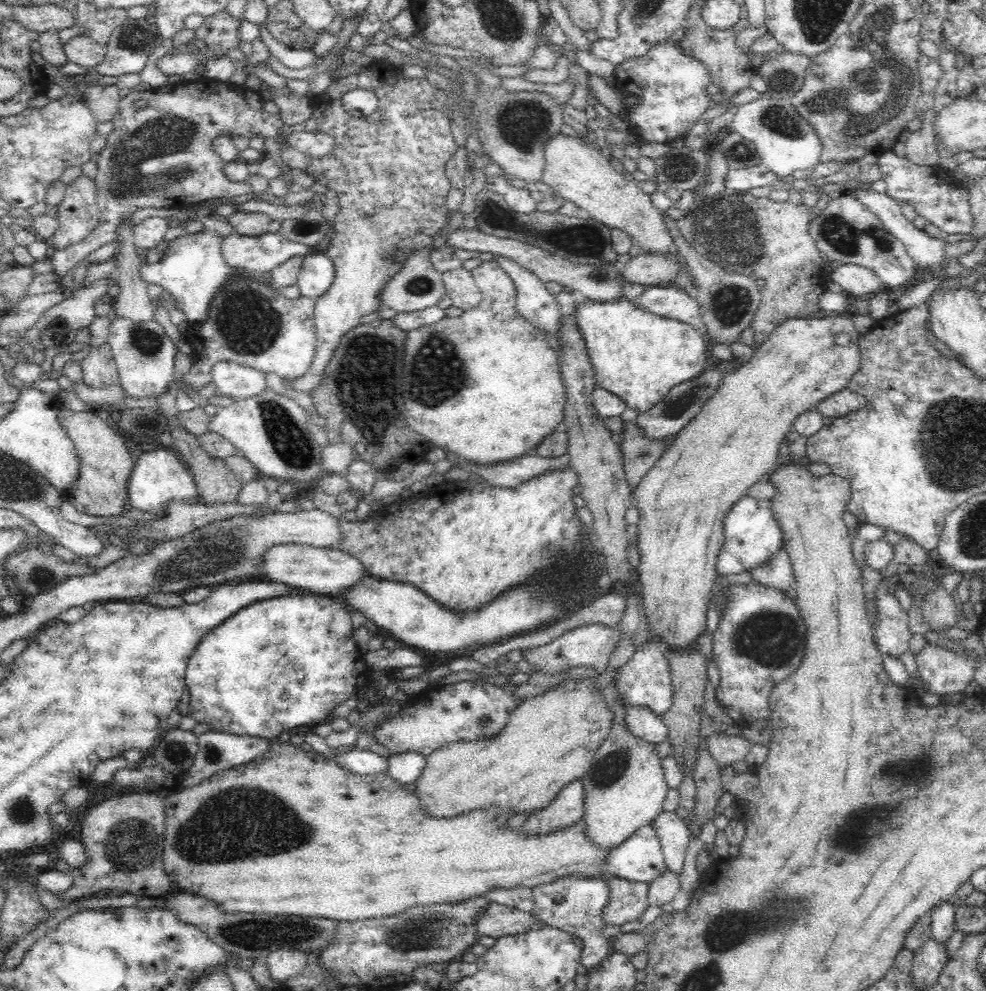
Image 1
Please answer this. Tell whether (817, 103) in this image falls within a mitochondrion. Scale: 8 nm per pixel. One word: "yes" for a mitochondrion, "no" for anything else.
yes

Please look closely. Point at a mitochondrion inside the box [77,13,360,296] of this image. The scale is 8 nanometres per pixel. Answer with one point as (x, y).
(155, 156)

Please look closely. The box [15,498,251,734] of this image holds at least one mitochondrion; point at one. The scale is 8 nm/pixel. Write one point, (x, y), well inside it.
(42, 577)

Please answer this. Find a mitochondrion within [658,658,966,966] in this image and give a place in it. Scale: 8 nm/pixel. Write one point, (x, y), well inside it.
(859, 828)

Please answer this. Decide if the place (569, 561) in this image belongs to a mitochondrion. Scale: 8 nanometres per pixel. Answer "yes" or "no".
yes

